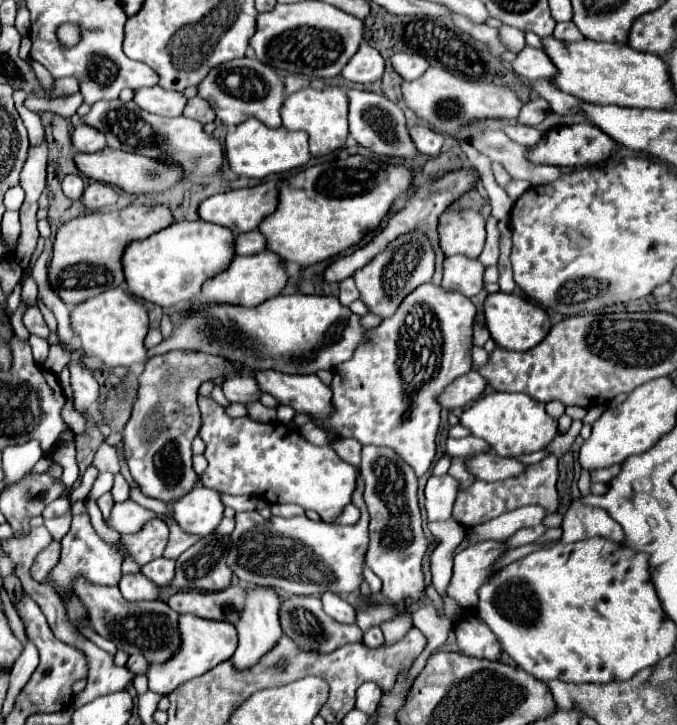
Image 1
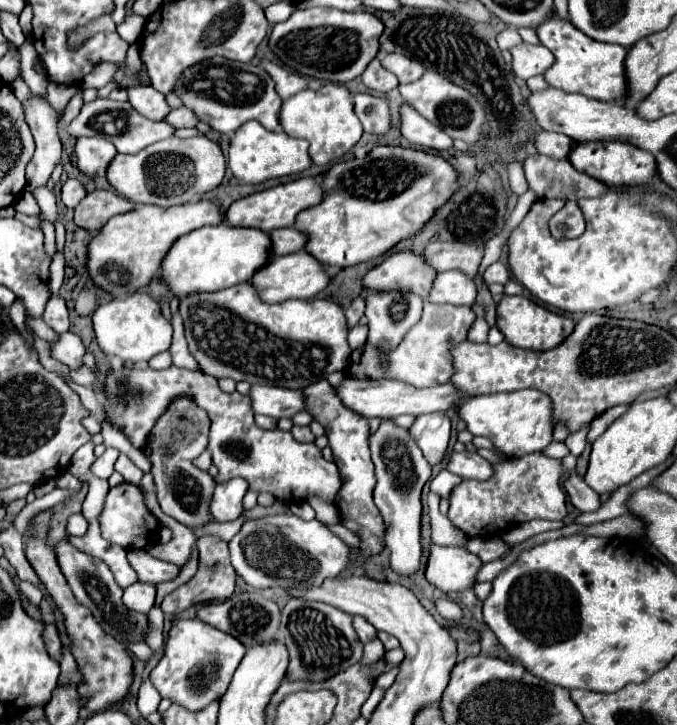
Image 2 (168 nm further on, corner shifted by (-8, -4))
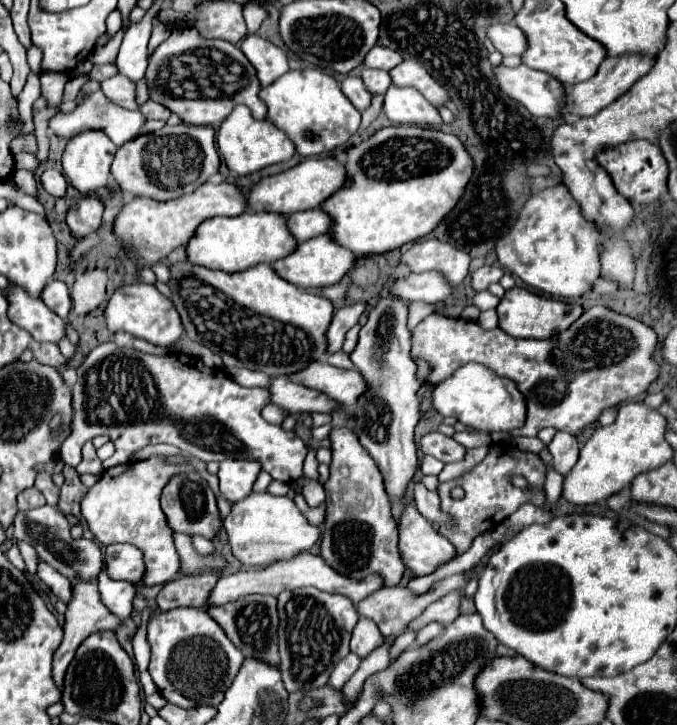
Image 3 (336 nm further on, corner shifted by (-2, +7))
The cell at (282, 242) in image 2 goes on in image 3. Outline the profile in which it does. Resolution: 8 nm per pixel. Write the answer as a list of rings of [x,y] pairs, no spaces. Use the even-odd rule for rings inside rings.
[[[322,208],[302,210],[302,212],[294,212],[288,216],[288,228],[298,242],[304,242],[304,240],[330,232],[332,218]]]

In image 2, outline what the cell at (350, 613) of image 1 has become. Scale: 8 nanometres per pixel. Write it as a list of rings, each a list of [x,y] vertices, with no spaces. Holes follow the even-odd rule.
[[[360,615],[354,617],[354,629],[356,629],[356,633],[358,633],[362,643],[368,643],[376,635],[376,629],[364,617],[360,617]]]

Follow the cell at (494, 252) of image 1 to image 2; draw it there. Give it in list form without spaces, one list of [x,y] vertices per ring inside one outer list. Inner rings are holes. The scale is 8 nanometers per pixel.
[[[496,261],[496,263],[492,263],[492,265],[488,265],[488,269],[484,271],[484,281],[490,285],[490,283],[506,283],[510,279],[510,271],[508,271],[508,267],[504,265],[504,263],[500,263],[500,261]]]

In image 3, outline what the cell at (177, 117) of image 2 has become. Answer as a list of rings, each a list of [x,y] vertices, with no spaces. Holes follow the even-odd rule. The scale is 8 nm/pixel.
[[[148,100],[146,104],[142,104],[138,110],[140,110],[146,118],[150,118],[150,120],[168,120],[168,118],[170,118],[170,110],[162,108],[160,104],[154,104],[152,100]]]

